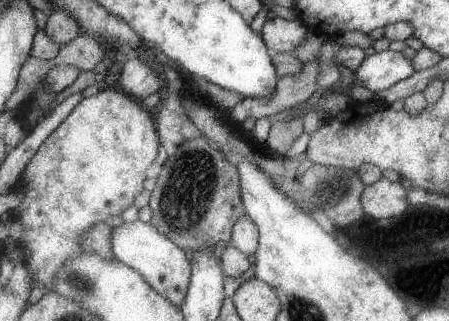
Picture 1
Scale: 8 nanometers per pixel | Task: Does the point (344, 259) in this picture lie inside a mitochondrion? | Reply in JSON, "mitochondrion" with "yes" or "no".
{"mitochondrion":"no"}

